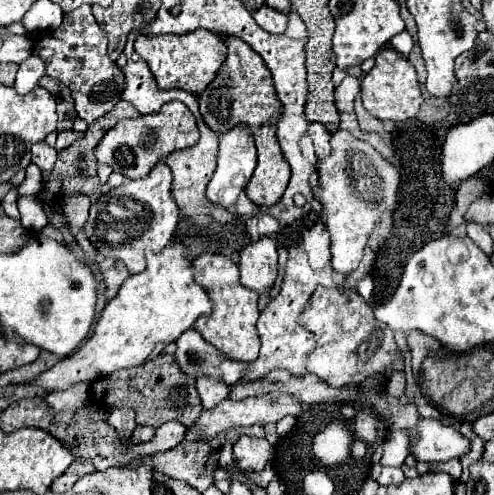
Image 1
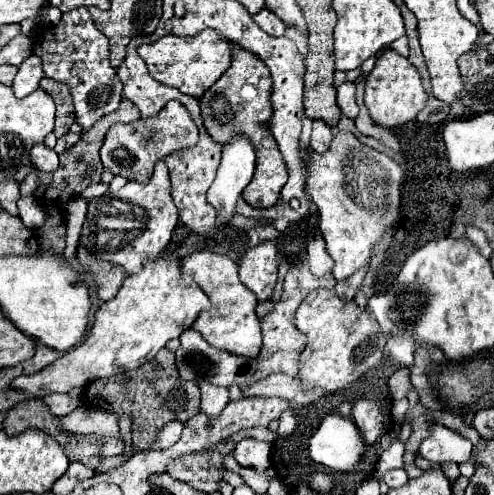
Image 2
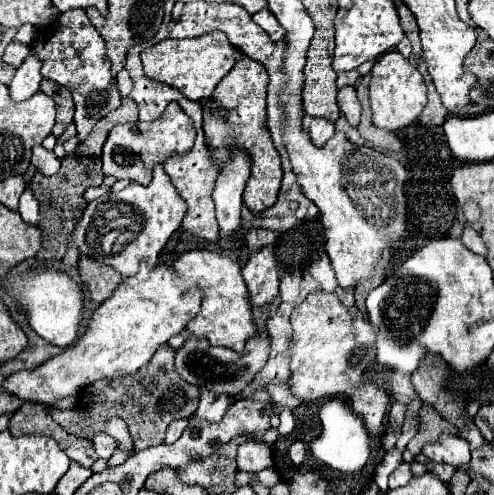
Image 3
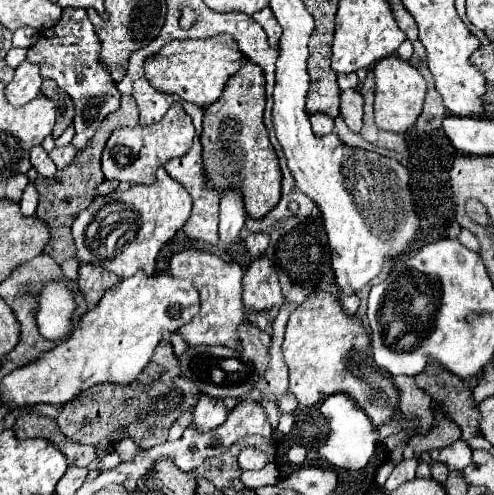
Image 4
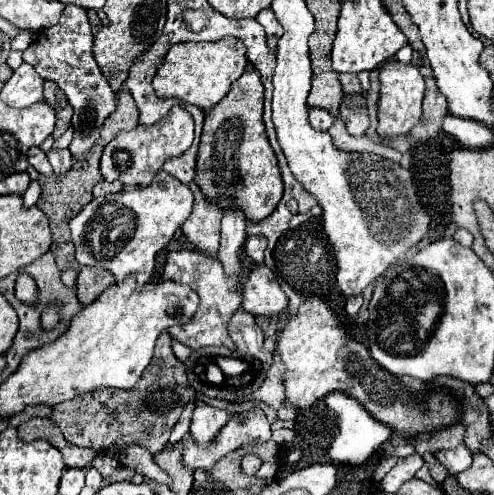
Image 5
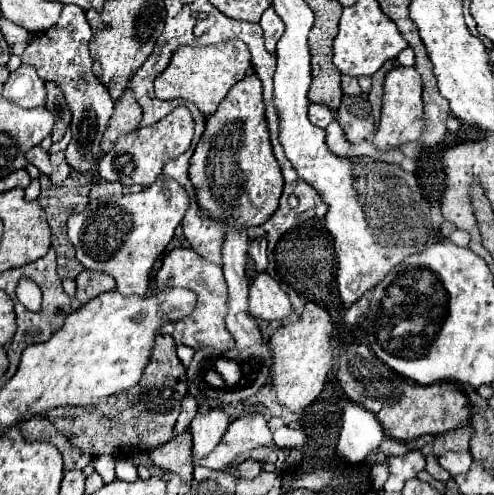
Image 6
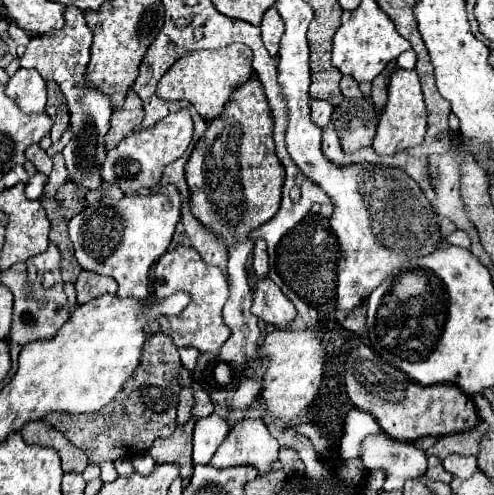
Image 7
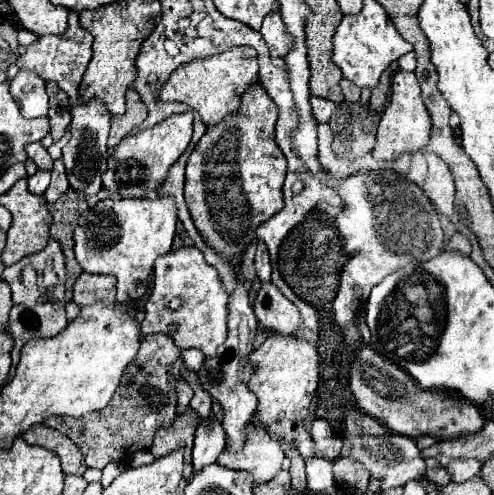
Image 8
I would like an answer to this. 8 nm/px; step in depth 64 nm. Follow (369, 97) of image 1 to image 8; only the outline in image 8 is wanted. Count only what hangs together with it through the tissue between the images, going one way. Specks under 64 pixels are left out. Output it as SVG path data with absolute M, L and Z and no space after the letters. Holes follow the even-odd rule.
M398 72L392 80L390 104L384 110L378 126L378 140L372 156L376 160L396 160L400 154L414 154L428 144L430 138L430 114L420 98L420 86L412 72Z

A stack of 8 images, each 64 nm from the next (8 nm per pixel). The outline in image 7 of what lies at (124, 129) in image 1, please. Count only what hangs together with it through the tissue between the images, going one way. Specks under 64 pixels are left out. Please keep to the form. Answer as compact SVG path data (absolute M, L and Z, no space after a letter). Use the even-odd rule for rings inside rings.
M182 108L174 114L168 114L164 120L160 120L152 128L136 130L136 132L128 134L116 148L108 150L106 162L102 166L104 182L120 186L120 190L124 194L136 194L142 188L150 190L150 188L158 186L164 168L186 152L186 148L192 140L192 130L194 128L192 128L190 112L186 108Z

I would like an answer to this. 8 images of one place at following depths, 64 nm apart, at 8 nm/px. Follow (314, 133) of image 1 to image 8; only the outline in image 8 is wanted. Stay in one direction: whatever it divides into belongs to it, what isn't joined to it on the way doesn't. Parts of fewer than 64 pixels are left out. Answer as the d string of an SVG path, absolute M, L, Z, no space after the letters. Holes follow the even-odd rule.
M312 96L310 98L312 102L312 114L318 122L328 122L330 120L330 114L334 110L334 102L332 100L326 100L326 98L318 98L318 96Z

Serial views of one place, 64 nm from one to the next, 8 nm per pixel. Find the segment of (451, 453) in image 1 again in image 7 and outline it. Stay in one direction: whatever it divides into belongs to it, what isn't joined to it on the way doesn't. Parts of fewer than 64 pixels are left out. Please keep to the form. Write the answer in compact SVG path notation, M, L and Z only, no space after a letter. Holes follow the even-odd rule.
M448 456L442 464L452 476L458 478L470 478L478 470L478 462L474 456Z

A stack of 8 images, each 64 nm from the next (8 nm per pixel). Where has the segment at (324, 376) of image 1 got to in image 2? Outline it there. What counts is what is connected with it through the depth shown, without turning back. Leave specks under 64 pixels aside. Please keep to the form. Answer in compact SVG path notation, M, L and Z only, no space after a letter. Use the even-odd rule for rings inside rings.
M312 290L296 310L294 324L306 336L298 372L304 388L322 388L330 394L344 390L366 370L376 368L384 360L384 336L380 336L372 314L368 310L362 310L354 300L342 302L334 290Z

